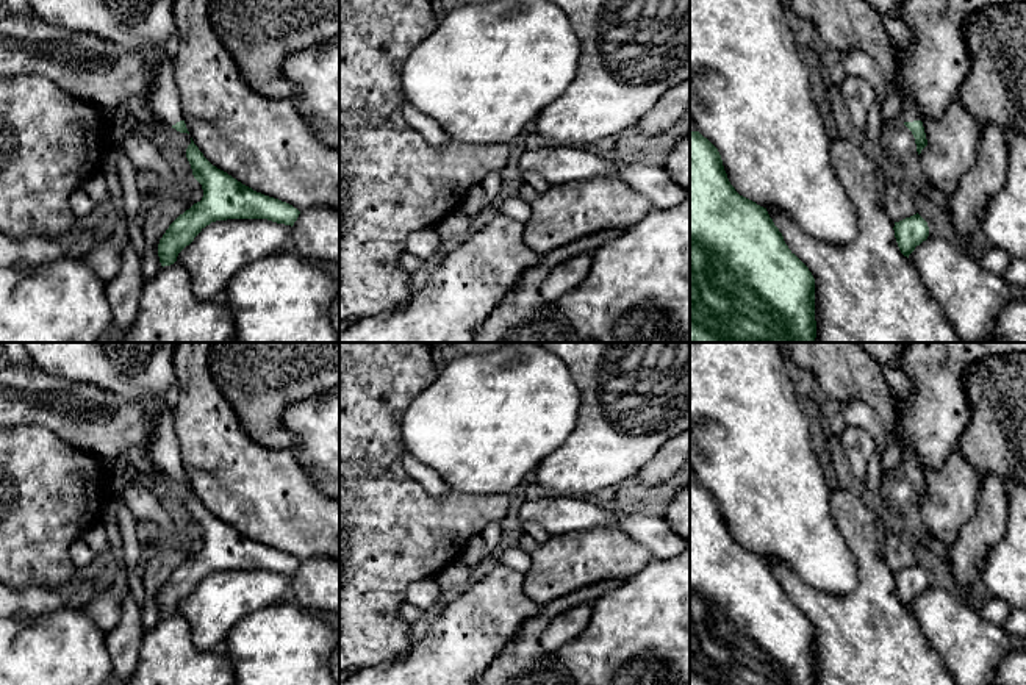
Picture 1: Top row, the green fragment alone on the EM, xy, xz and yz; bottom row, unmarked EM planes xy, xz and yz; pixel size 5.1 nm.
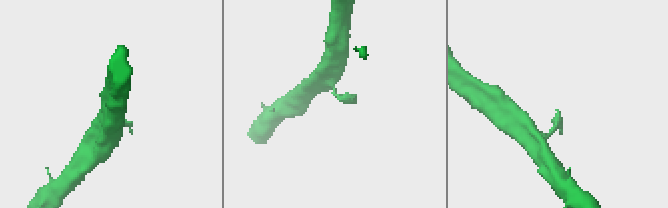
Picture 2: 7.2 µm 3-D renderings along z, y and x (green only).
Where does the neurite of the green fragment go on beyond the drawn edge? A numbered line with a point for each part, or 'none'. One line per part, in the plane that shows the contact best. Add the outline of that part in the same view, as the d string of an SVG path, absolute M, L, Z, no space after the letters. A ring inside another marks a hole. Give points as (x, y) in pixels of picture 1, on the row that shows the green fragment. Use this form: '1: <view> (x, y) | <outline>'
1: yz (907, 113) | M907 94L901 105L899 122L904 124L904 122L913 122L913 120L921 120L921 119L917 113L913 95Z

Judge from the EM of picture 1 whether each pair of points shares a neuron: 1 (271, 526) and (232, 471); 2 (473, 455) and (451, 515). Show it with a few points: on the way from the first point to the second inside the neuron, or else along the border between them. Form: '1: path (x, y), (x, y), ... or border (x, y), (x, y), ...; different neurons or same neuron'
1: path (271, 512), (246, 485); same neuron
2: border (449, 487), (459, 491), (495, 494); different neurons

